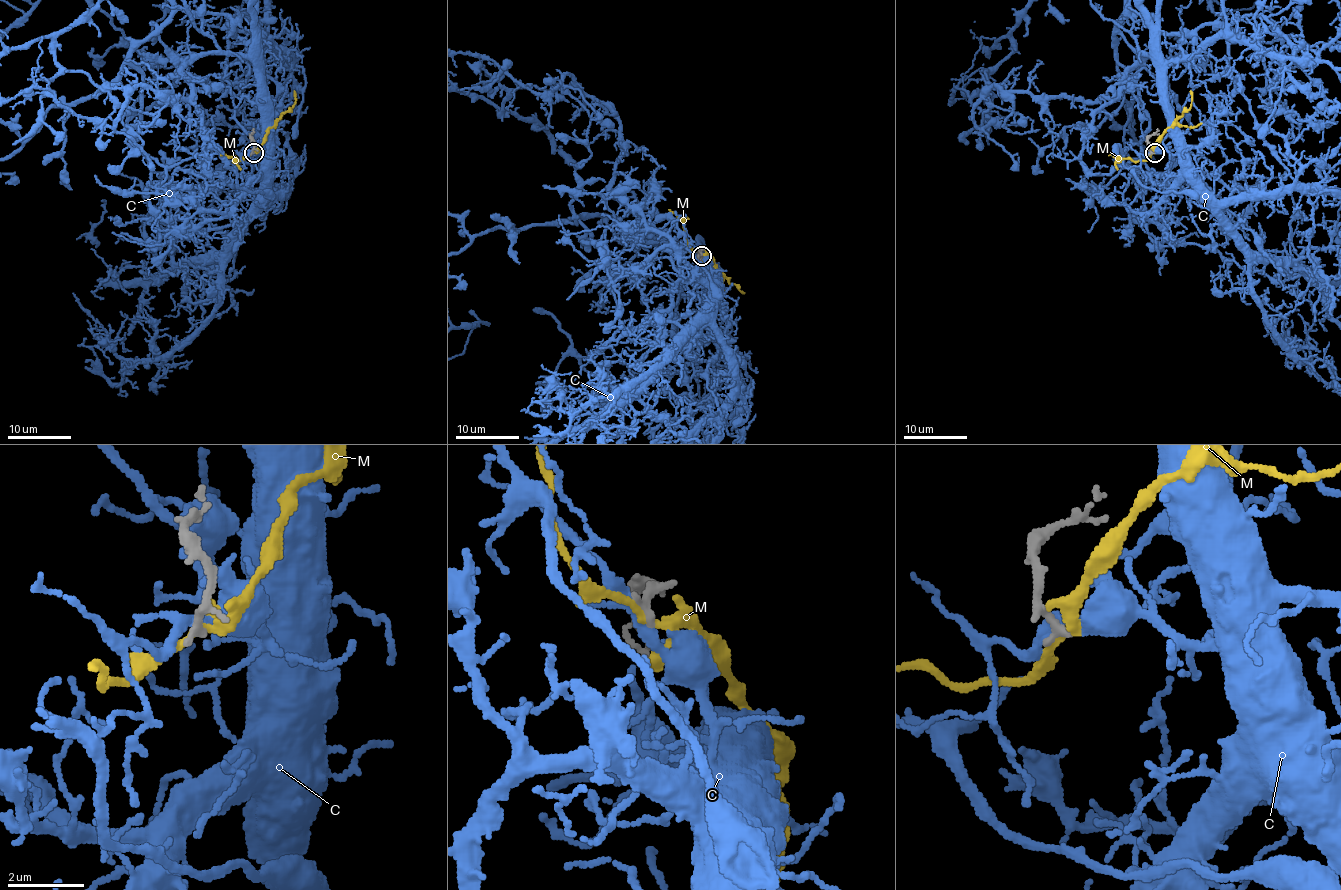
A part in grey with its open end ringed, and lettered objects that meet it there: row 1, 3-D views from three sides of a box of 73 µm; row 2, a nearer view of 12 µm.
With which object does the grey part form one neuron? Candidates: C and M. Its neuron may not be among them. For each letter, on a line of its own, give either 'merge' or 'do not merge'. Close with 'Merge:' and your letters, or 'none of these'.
C: merge
M: do not merge
Merge: C

